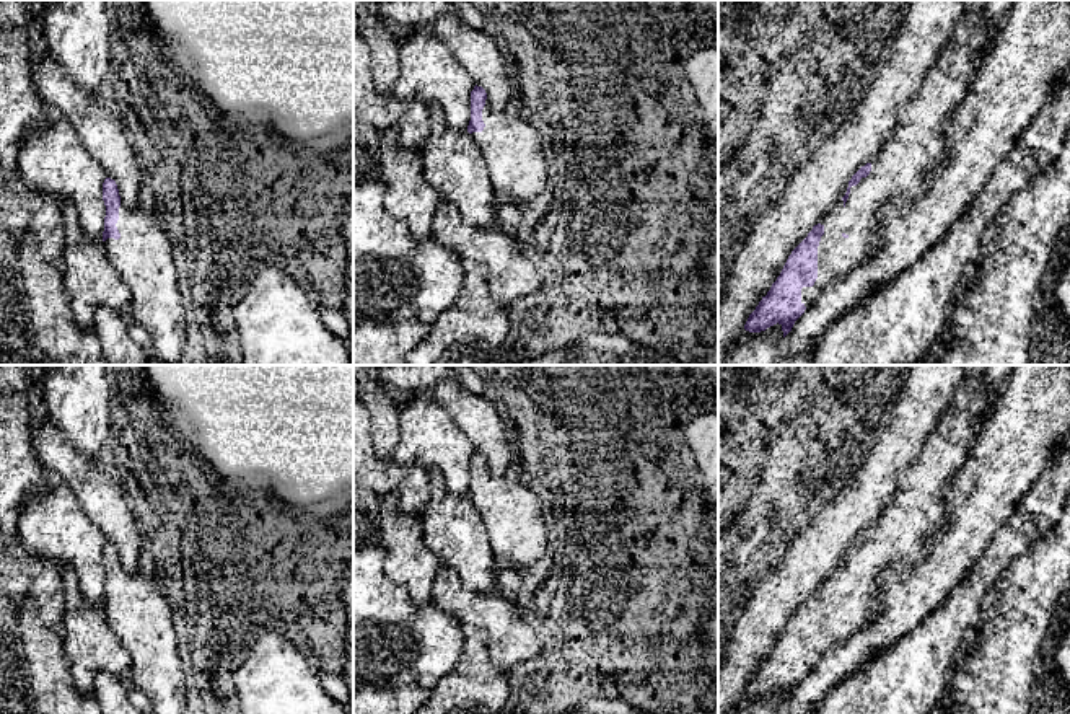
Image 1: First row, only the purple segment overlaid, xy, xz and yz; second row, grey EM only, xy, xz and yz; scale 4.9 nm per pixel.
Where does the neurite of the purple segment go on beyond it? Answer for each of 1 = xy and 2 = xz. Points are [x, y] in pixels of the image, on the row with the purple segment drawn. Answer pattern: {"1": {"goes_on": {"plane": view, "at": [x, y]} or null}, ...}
{"1": {"goes_on": {"plane": "xy", "at": [144, 253]}}, "2": {"goes_on": {"plane": "xz", "at": [510, 145]}}}

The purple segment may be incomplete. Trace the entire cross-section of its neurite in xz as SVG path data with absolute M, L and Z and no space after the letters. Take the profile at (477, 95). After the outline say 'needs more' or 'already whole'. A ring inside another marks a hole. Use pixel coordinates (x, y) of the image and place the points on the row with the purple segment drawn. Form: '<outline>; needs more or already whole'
M476 85L467 132L480 148L498 199L520 204L544 192L549 173L542 142L520 109L493 111L485 90Z; needs more

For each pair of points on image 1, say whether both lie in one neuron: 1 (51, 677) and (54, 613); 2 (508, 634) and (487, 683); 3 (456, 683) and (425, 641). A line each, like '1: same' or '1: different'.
1: different
2: different
3: different

